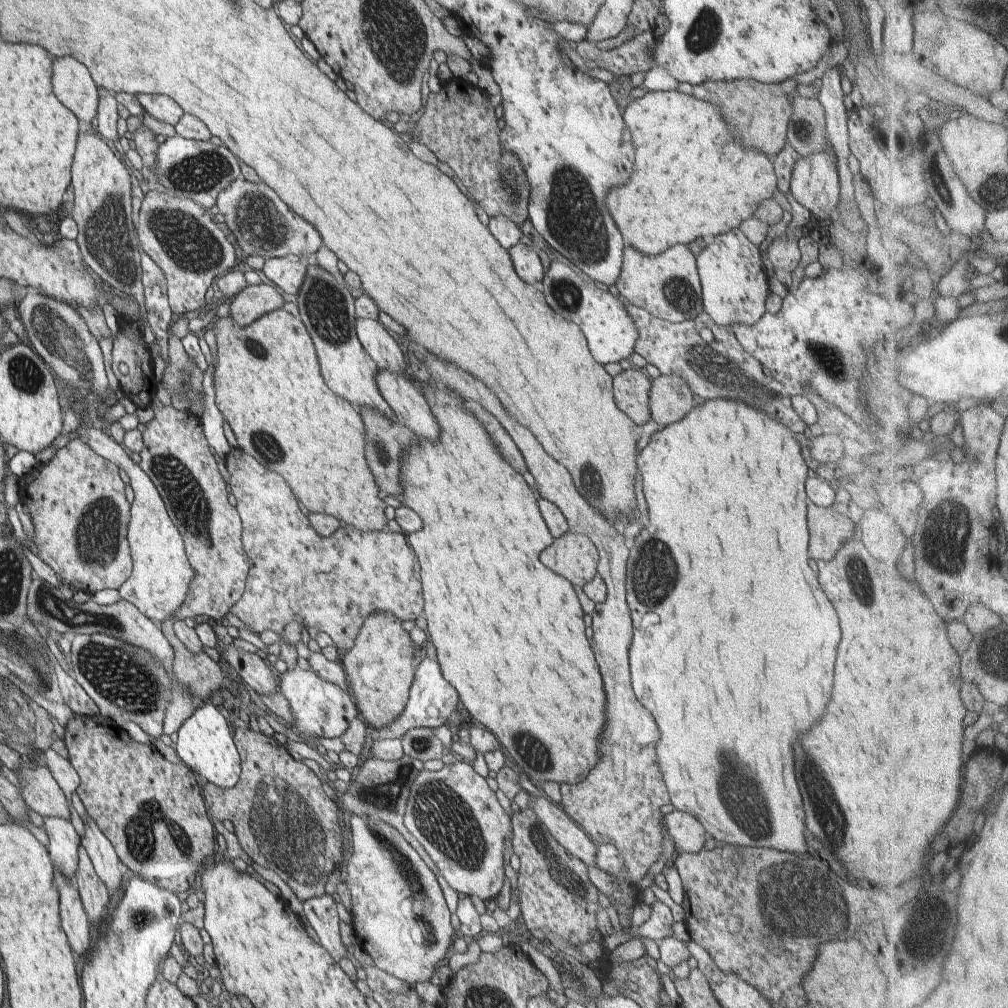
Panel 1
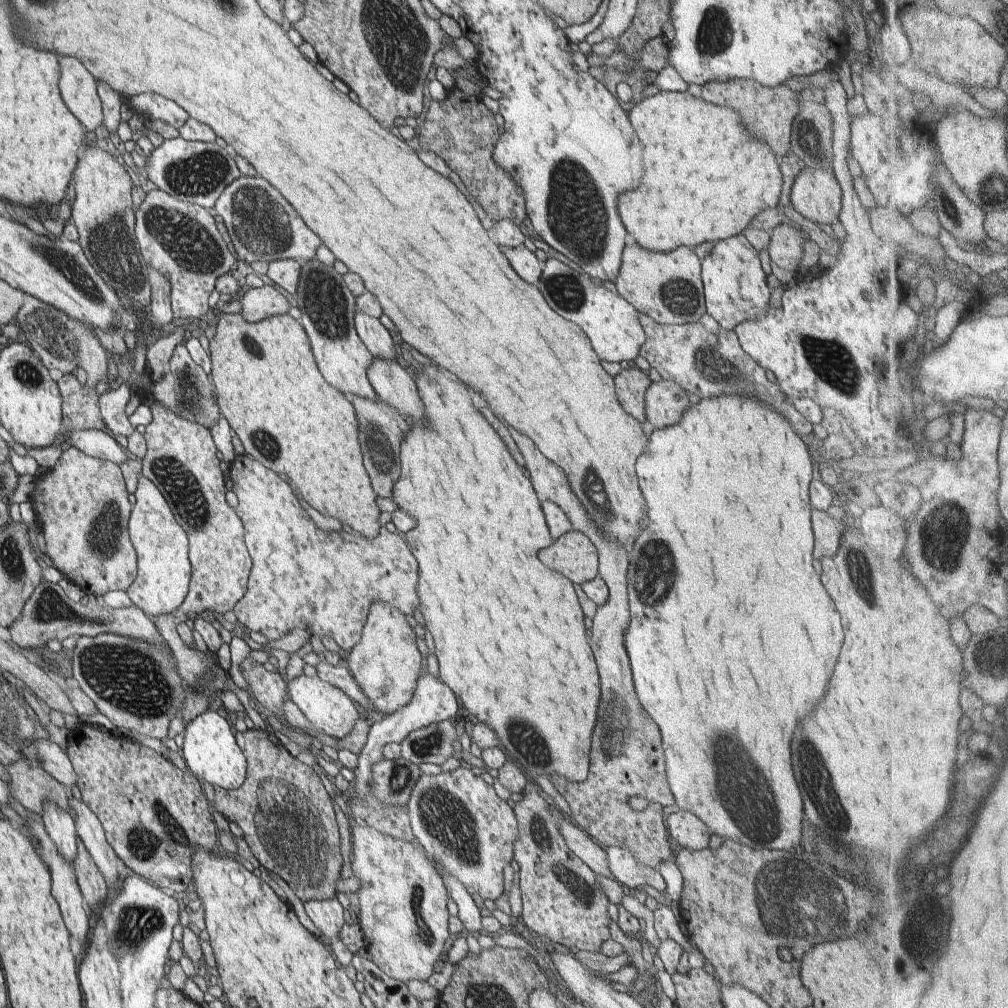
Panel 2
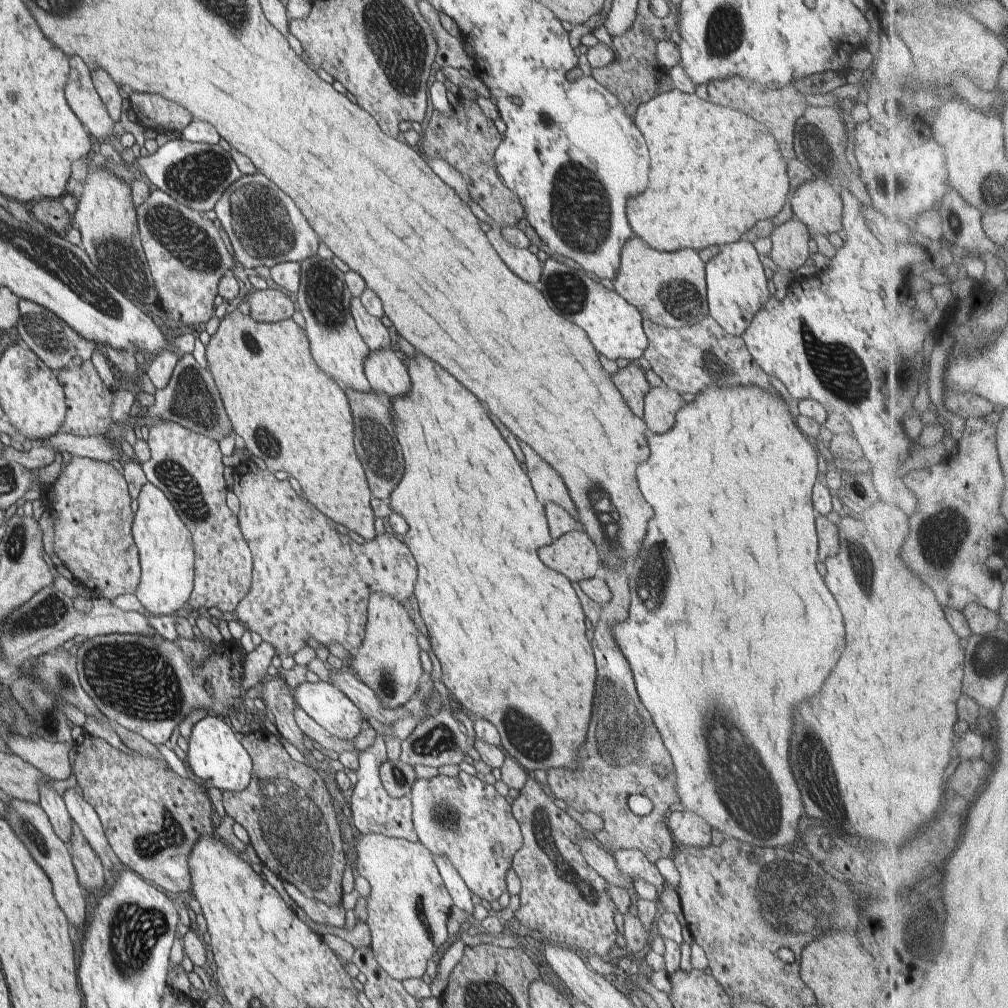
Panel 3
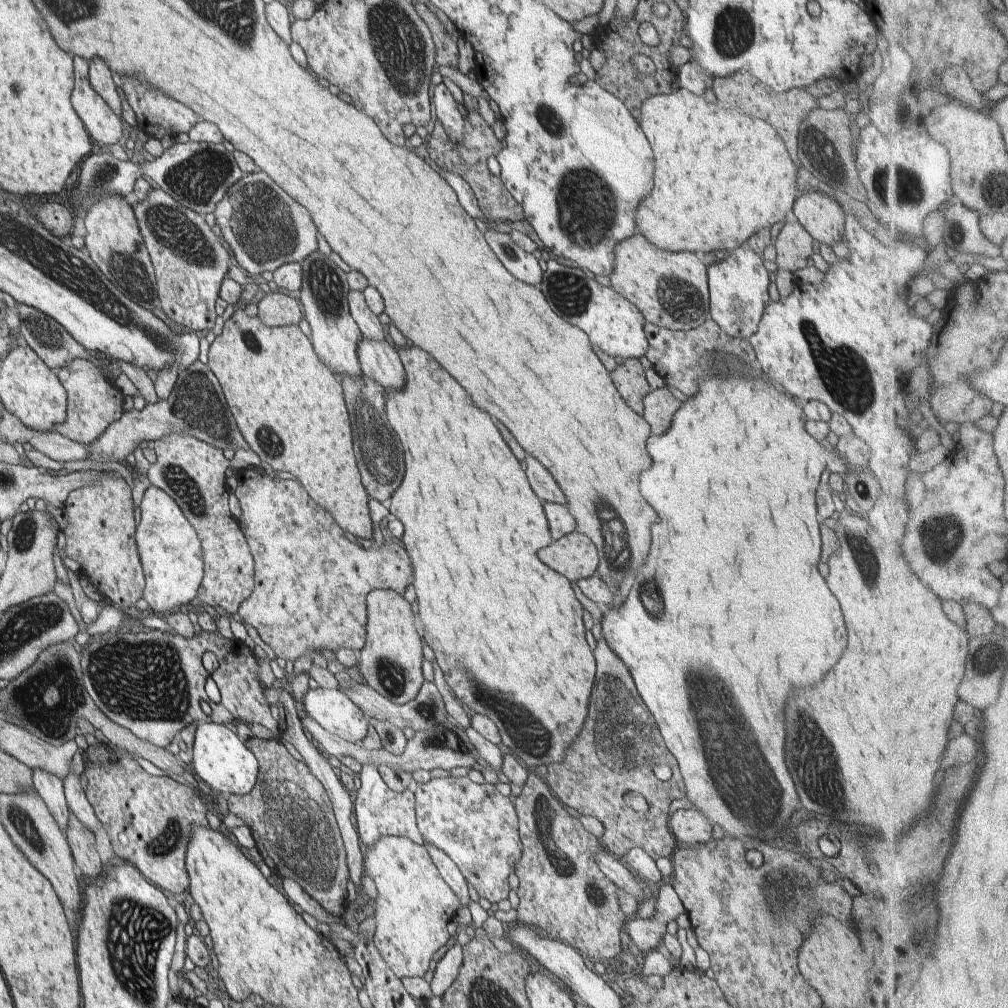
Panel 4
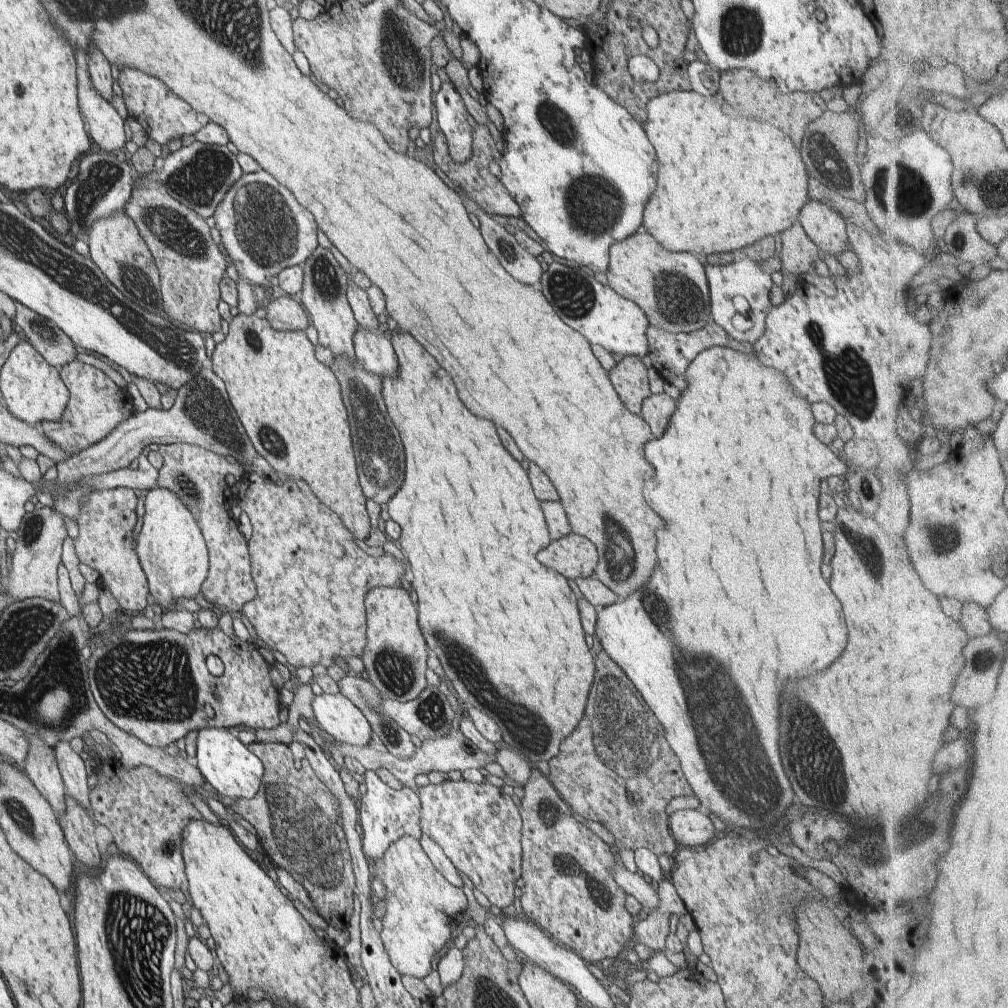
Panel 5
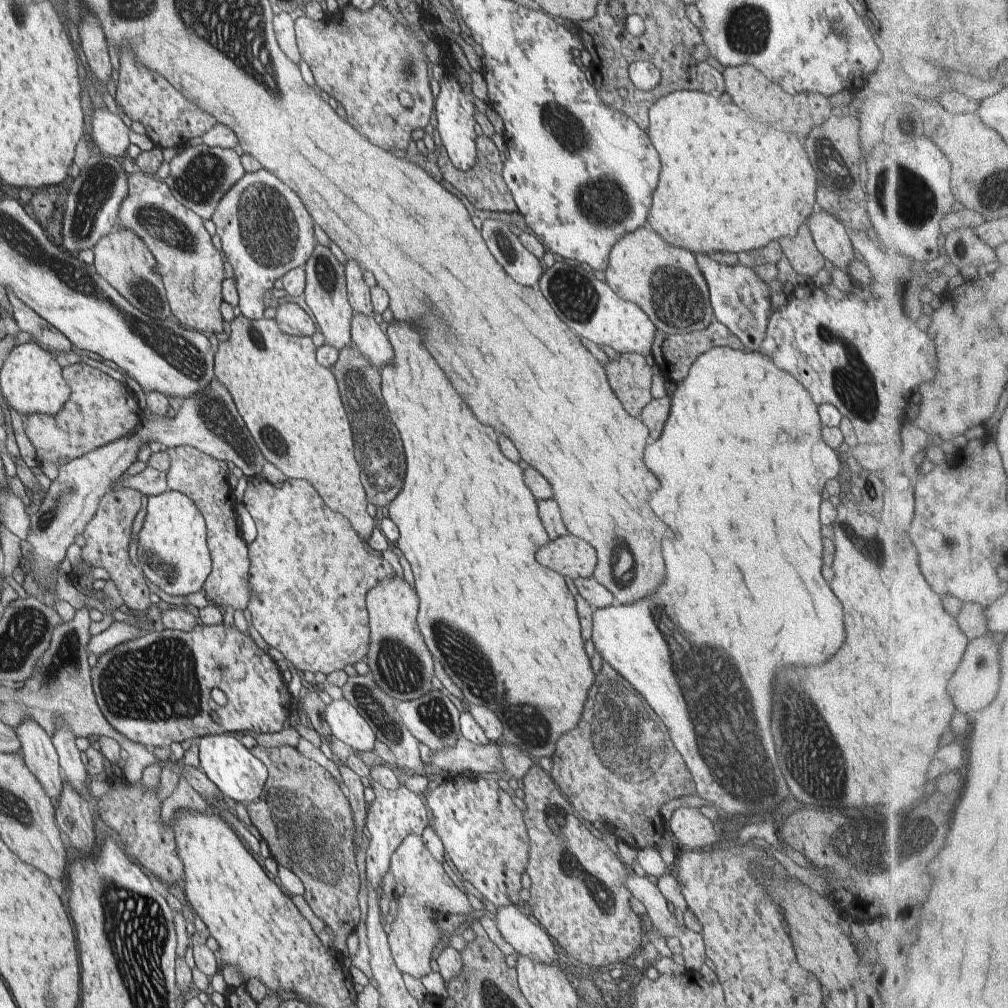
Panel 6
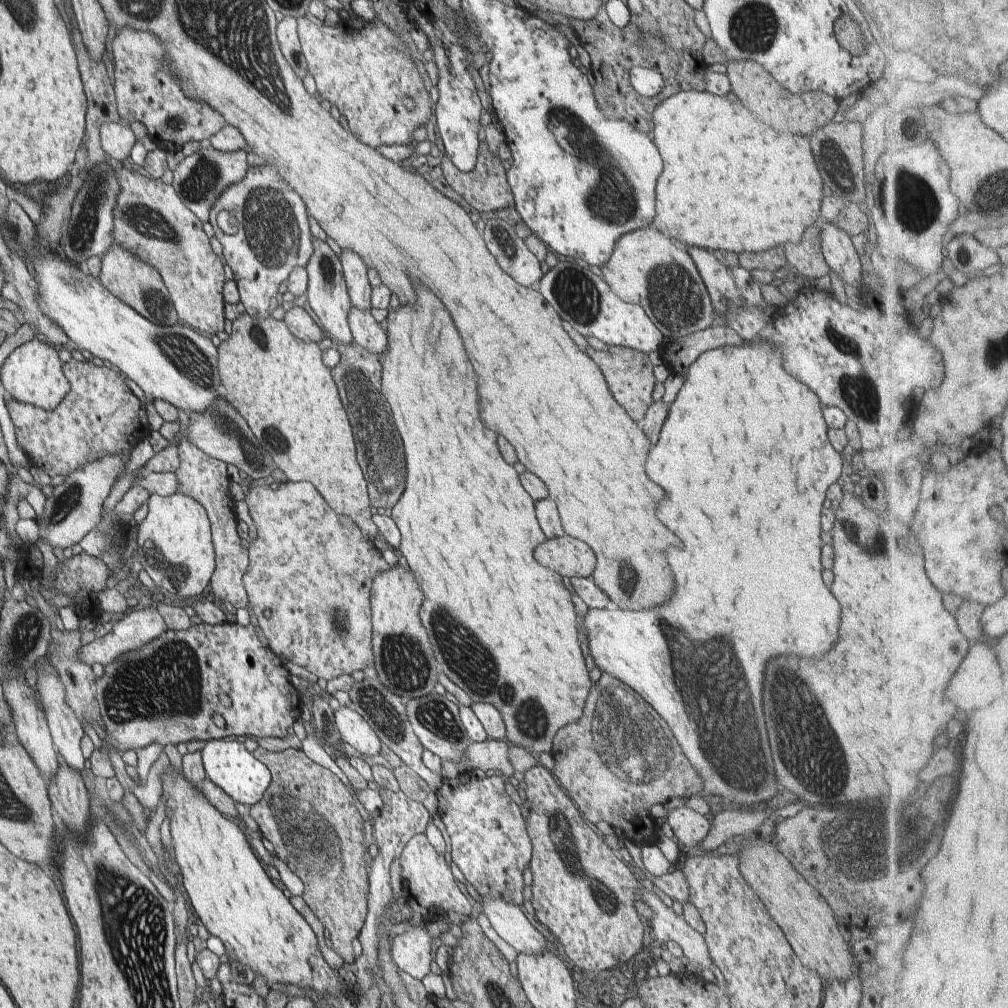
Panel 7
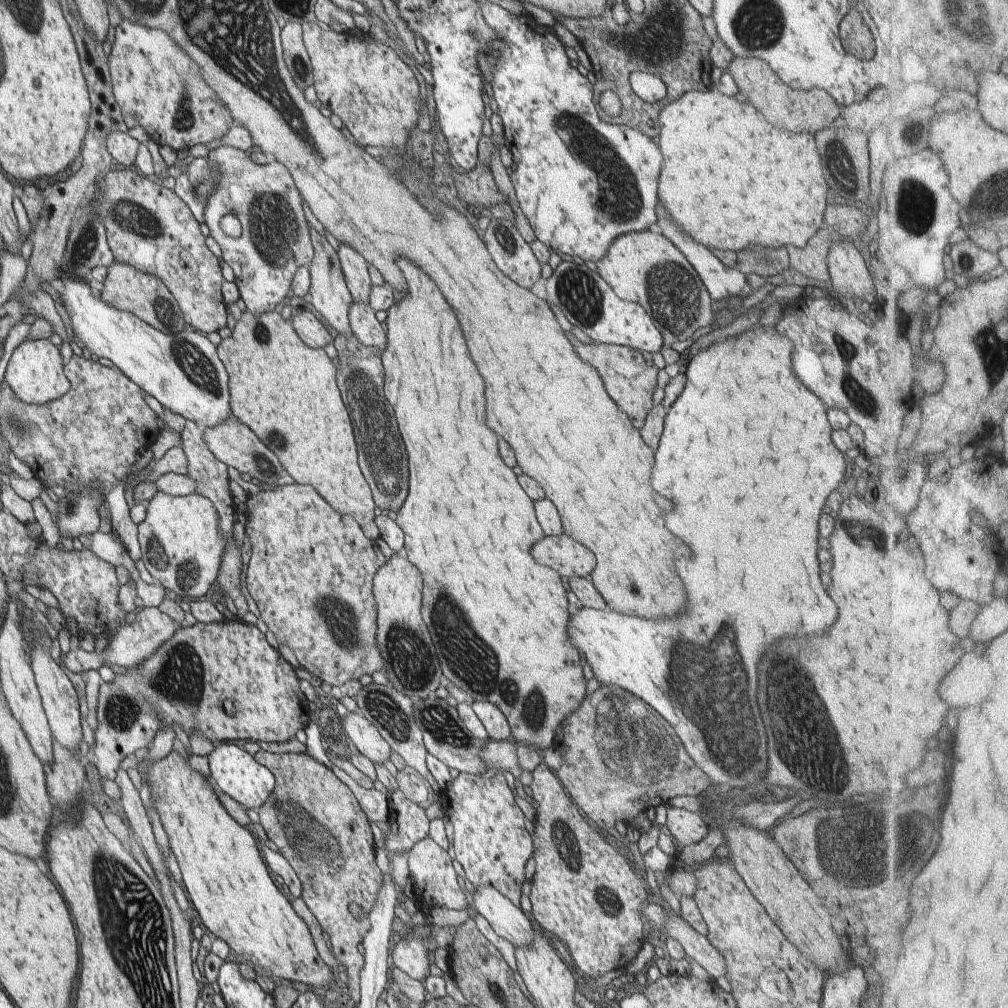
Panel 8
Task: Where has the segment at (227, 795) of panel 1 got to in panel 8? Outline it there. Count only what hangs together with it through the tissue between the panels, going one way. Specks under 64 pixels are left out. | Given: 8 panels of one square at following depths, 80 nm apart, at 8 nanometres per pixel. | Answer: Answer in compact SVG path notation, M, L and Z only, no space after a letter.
M258 750L253 756L256 762L265 766L274 776L276 788L269 799L256 812L260 817L260 824L274 844L276 850L296 866L296 874L300 874L304 892L302 900L320 923L322 930L330 938L331 952L339 963L340 969L346 971L348 983L344 987L344 994L352 1003L358 1003L361 997L359 974L364 966L363 954L358 950L360 942L371 929L370 919L364 917L356 919L348 910L348 905L356 902L365 916L368 916L377 901L377 896L383 885L383 872L376 865L376 845L380 844L375 827L364 814L362 807L354 793L344 784L330 767L316 761L308 753L274 754Z

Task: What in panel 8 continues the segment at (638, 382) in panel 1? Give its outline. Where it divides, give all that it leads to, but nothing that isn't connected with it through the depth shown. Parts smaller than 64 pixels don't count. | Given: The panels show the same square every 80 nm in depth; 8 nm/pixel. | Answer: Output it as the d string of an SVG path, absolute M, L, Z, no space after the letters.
M570 331L566 332L566 336L570 338L572 346L576 348L576 354L584 362L588 362L590 366L594 366L598 370L598 374L600 374L610 398L620 406L620 410L630 416L632 424L636 428L640 428L654 406L652 404L652 394L657 388L656 376L659 369L654 364L652 353L637 351L624 345L609 345L596 342L584 344L574 338Z

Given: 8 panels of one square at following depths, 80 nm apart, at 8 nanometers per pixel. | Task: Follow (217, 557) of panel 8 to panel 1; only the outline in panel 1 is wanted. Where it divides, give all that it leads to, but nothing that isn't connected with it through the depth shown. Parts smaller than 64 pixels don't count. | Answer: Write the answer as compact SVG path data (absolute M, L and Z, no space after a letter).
M99 424L85 425L78 430L76 437L82 438L82 442L88 444L96 454L124 470L130 478L130 486L134 491L134 502L132 502L130 510L131 517L127 524L132 576L118 588L120 596L131 602L142 614L157 624L164 619L174 619L173 617L177 613L179 614L188 600L194 569L186 558L184 540L168 516L164 500L160 498L160 494L148 474L132 460L130 452L110 438L109 432L102 432Z

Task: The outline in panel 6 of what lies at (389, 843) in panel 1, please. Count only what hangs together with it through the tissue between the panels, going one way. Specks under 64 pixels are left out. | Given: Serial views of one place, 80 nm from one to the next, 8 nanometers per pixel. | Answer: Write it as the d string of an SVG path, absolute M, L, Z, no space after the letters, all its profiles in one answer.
M408 835L402 841L399 849L392 855L389 872L392 872L396 881L394 895L398 900L398 916L391 924L392 931L387 934L388 944L398 970L401 973L408 973L414 978L421 979L431 971L431 954L434 952L434 948L436 948L442 934L436 926L437 918L432 914L438 912L439 917L448 914L466 914L470 916L474 909L468 901L468 896L458 889L450 879L451 877L446 873L442 863L437 861L427 849L422 836Z

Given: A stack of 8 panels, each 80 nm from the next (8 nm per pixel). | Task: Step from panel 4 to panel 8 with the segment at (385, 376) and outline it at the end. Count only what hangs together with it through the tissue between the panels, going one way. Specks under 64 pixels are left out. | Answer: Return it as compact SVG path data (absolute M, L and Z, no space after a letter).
M352 301L349 308L349 323L352 332L360 342L366 346L384 350L387 345L387 336L381 322L376 319L375 310L370 303Z

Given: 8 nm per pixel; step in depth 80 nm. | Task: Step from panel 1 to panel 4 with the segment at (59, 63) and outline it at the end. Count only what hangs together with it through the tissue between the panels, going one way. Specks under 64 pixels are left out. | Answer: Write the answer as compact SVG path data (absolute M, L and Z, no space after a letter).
M75 55L73 67L75 85L71 103L82 119L88 134L107 149L122 138L122 118L92 88L89 81L89 62Z

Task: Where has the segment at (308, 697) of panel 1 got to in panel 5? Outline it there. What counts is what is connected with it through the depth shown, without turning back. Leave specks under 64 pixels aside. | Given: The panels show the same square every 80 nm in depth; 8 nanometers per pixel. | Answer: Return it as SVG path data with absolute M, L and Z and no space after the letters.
M323 692L321 696L314 696L312 706L320 726L318 729L324 730L336 741L347 742L348 744L354 744L354 746L366 746L370 742L373 730L368 720L360 709L342 693L326 694Z

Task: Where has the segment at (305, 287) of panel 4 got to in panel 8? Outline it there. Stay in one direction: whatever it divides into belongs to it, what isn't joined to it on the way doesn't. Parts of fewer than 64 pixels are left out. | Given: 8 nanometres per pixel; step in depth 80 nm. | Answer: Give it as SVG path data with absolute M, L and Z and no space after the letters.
M312 226L309 229L314 249L312 262L308 266L311 274L310 302L316 308L316 312L320 314L320 318L330 328L334 328L340 334L348 336L352 333L349 323L349 308L353 298L350 290L348 290L338 253L324 235L320 234Z

